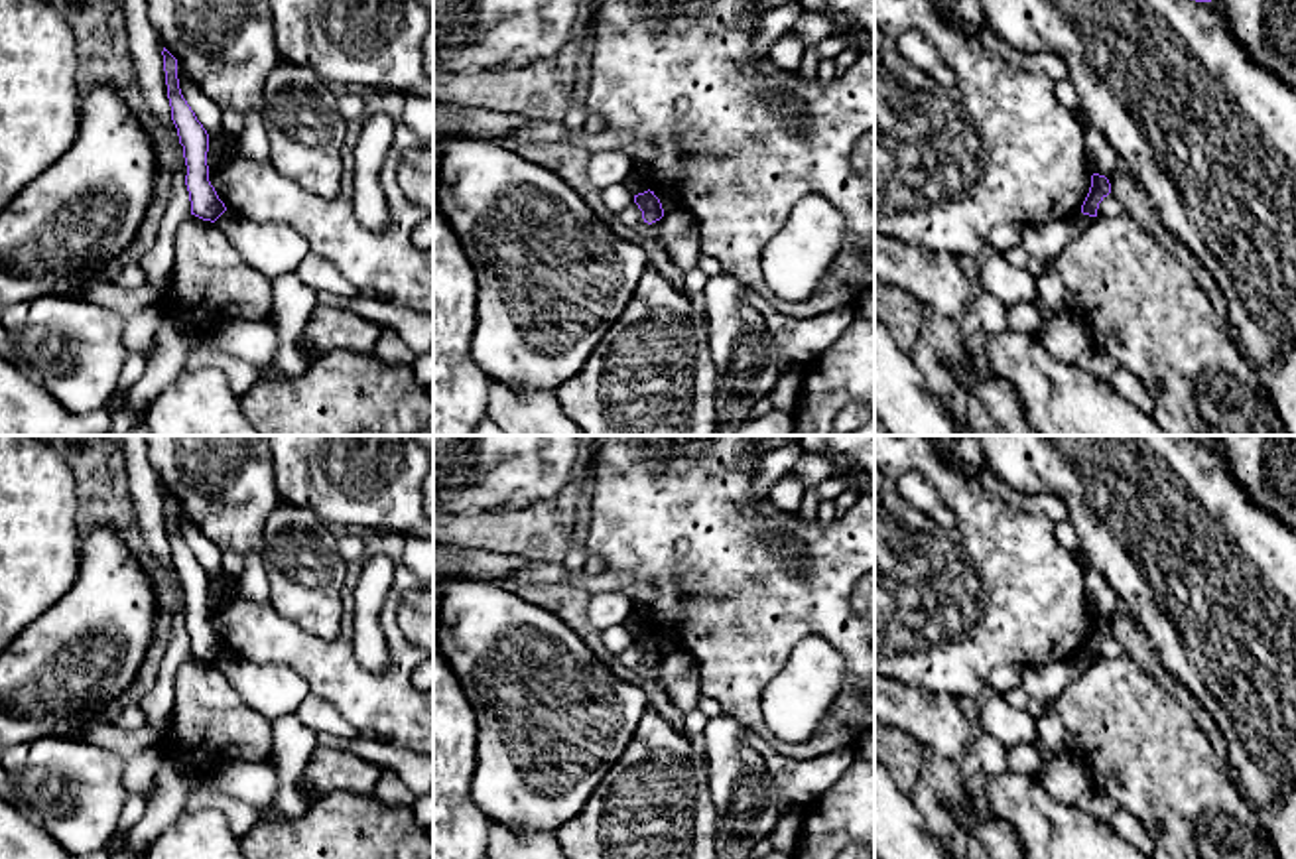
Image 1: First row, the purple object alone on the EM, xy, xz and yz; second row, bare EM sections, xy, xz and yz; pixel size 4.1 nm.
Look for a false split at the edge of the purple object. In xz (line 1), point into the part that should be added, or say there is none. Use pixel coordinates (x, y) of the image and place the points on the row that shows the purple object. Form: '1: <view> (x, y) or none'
1: none

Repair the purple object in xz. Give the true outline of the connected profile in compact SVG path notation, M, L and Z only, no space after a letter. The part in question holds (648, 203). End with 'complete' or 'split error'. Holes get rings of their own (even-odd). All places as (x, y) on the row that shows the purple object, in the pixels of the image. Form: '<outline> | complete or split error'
M644 191L634 195L634 203L638 205L638 209L642 211L642 219L644 223L652 225L656 221L660 221L664 217L664 209L660 199L654 195L654 191Z | complete

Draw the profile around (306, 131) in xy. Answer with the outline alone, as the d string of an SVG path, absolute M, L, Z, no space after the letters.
M282 59L266 81L262 116L276 171L307 193L335 197L345 118L329 83L307 65Z

